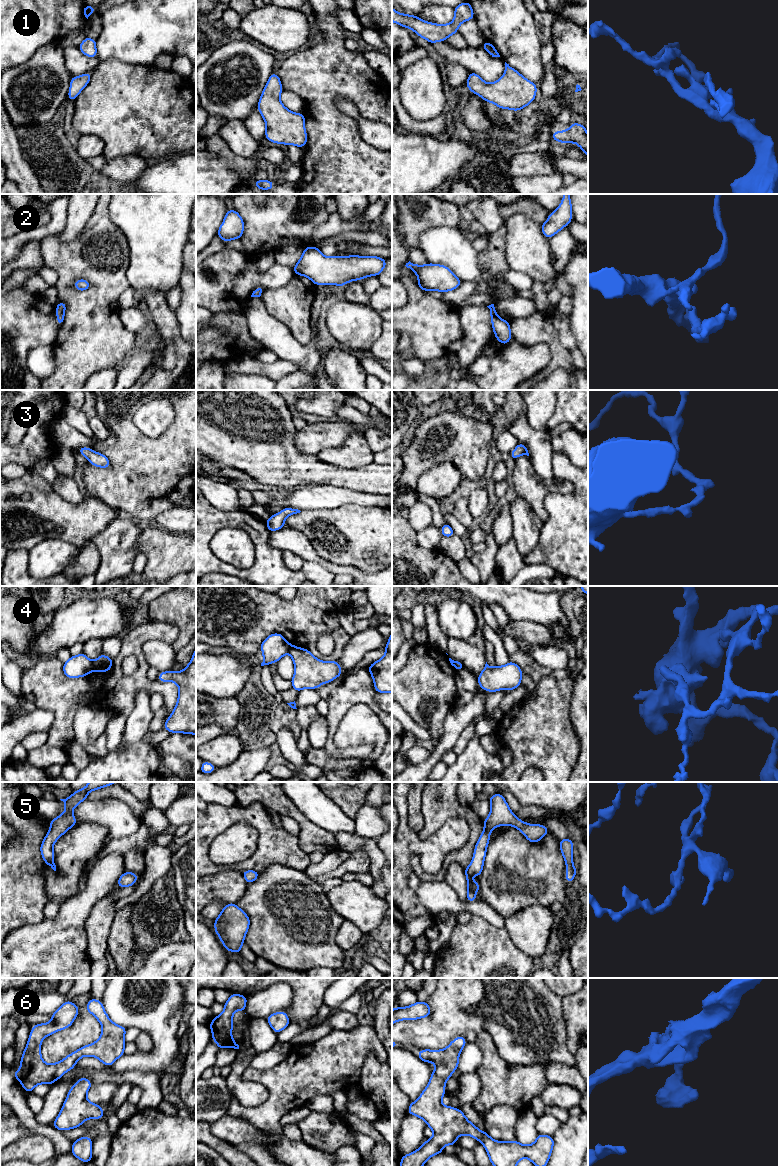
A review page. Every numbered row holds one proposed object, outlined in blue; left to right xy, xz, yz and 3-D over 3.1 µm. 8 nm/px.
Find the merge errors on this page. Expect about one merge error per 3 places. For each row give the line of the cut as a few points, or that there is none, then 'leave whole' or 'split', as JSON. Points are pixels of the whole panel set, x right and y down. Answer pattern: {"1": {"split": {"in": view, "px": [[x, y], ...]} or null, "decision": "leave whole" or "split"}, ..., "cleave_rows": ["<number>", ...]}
{"1": {"split": null, "decision": "leave whole"}, "2": {"split": null, "decision": "leave whole"}, "3": {"split": null, "decision": "leave whole"}, "4": {"split": {"in": "xy", "px": [[92, 661], [94, 669]]}, "decision": "split"}, "5": {"split": null, "decision": "leave whole"}, "6": {"split": null, "decision": "leave whole"}, "cleave_rows": ["4"]}

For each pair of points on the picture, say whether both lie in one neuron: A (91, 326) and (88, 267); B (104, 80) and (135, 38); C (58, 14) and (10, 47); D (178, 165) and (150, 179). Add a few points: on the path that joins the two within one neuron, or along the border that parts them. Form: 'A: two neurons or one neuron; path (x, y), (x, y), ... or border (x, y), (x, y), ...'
A: one neuron; path (95, 311), (95, 282)
B: two neurons; border (100, 60), (118, 59), (123, 62), (142, 65)
C: one neuron; path (44, 28), (42, 39), (24, 39)
D: one neuron; path (171, 172), (164, 179), (157, 179)

